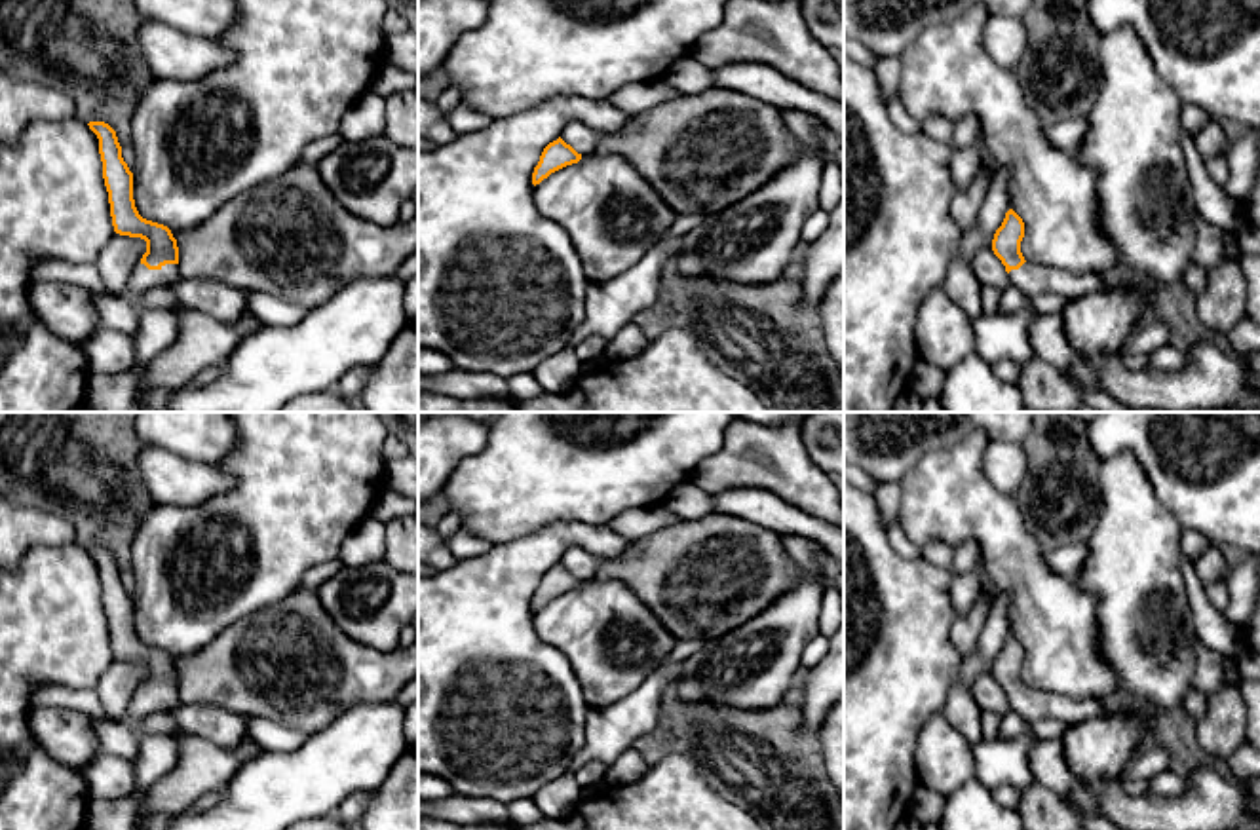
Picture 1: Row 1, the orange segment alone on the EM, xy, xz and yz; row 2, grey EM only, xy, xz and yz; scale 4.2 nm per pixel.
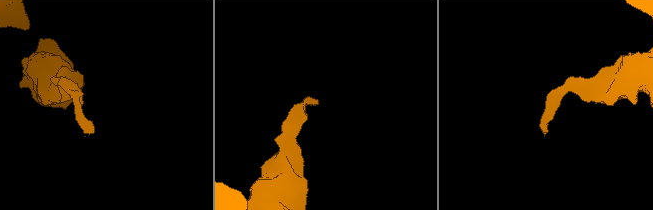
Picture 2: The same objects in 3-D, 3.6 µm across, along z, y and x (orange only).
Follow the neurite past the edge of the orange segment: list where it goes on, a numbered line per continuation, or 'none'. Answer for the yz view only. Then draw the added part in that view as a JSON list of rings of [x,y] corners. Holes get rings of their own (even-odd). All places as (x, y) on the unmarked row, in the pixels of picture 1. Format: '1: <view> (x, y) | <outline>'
1: yz (1032, 705) | [[[1024,688],[1019,695],[1011,695],[1007,701],[1011,710],[1030,724],[1038,720],[1059,720],[1064,726],[1079,726],[1093,718],[1110,714],[1104,701],[1070,699],[1032,688]]]

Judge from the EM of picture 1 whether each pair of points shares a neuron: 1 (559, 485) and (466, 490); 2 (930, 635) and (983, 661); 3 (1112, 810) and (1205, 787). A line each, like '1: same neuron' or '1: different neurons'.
1: same neuron
2: different neurons
3: same neuron

